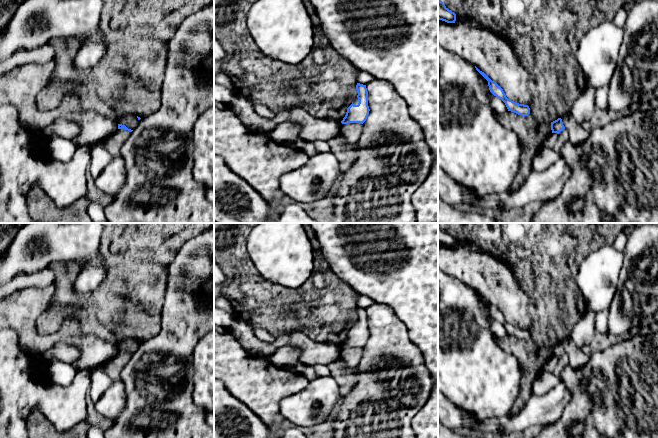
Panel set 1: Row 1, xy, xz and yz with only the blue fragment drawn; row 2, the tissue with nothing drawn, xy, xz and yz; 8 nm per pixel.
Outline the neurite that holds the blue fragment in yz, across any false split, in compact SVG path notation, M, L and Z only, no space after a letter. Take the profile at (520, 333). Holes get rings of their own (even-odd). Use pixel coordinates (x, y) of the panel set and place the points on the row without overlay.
M476 290L475 292L488 305L490 316L505 327L508 335L514 336L521 340L528 340L530 338L530 332L528 329L519 328L508 323L503 313L496 306L492 305L484 296L480 295Z

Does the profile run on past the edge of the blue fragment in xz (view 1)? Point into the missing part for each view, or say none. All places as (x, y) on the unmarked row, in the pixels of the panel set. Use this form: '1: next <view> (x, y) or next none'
1: next none

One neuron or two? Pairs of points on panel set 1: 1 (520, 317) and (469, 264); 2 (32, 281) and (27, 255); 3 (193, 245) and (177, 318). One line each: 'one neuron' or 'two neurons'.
1: one neuron
2: two neurons
3: one neuron

